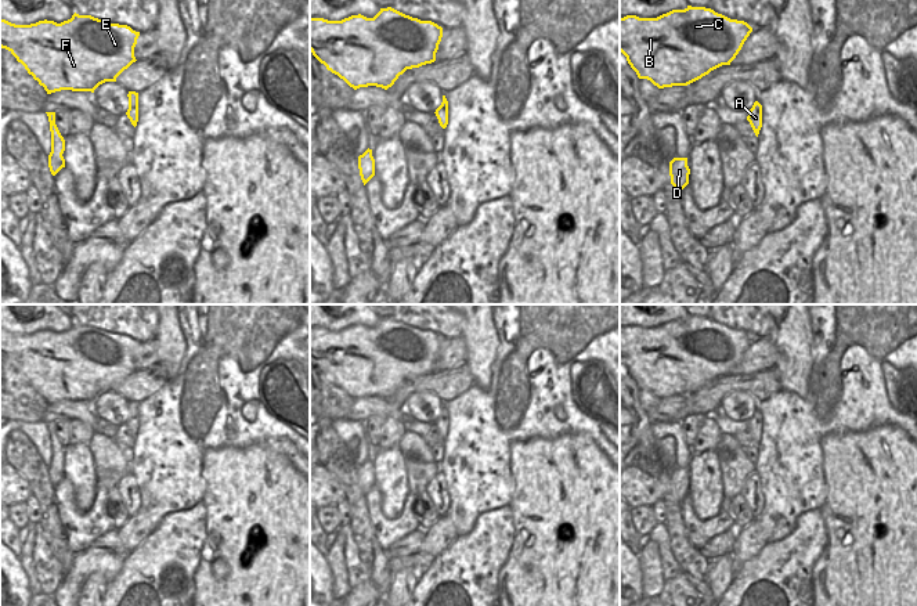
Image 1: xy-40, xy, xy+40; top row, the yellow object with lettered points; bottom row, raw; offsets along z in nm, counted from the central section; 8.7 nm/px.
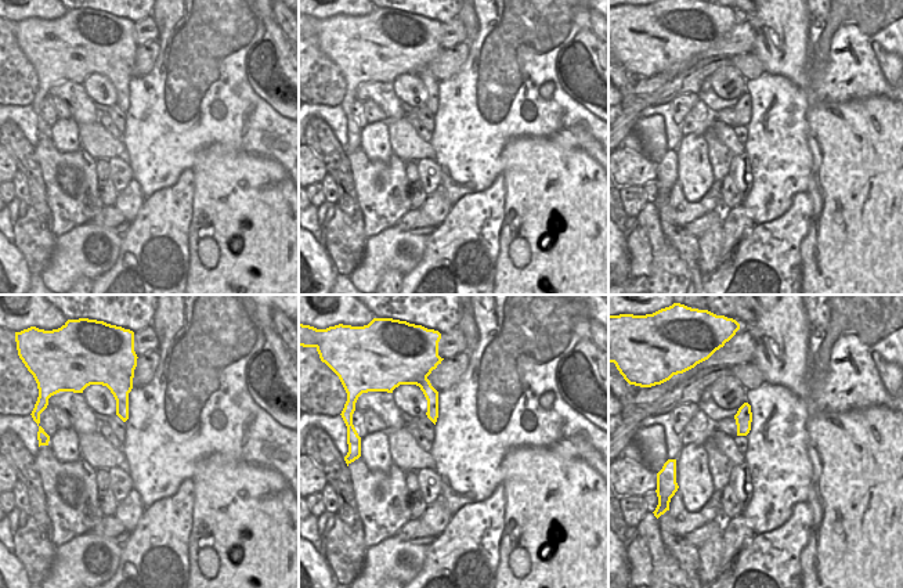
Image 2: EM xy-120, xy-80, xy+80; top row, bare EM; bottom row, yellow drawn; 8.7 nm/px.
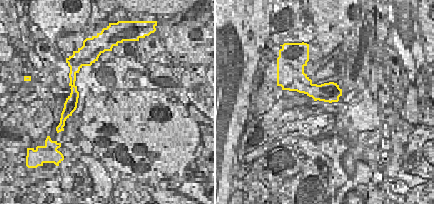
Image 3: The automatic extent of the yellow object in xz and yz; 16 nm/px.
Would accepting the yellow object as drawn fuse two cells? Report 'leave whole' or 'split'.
leave whole

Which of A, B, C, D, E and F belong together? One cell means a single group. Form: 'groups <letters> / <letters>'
groups A B C D E F

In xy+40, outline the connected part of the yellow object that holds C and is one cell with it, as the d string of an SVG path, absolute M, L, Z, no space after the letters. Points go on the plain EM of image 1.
M687 315L657 328L620 328L620 361L639 389L647 389L658 398L687 396L722 375L730 375L751 342L744 331L730 329L711 318Z

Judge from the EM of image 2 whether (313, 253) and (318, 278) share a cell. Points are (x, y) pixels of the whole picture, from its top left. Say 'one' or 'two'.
one

